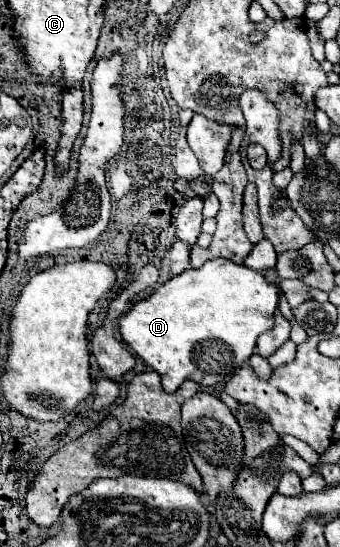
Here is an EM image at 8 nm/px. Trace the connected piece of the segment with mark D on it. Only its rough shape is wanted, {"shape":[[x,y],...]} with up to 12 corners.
{"shape":[[213,259],[121,319],[161,375],[225,383],[273,327],[279,289]]}

